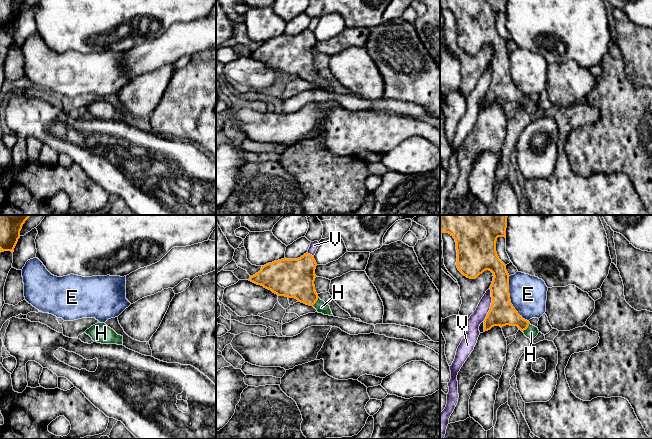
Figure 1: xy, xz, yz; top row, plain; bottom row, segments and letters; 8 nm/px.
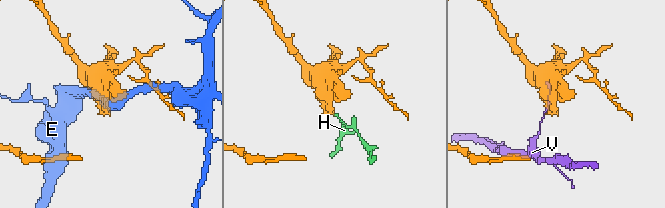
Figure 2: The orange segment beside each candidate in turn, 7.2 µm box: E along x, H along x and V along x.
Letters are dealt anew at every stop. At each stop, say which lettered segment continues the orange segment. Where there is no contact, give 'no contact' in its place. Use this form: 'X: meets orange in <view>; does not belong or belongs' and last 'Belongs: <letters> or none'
E: meets orange in yz; does not belong
H: meets orange in yz; belongs
V: meets orange in yz; does not belong
Belongs: H

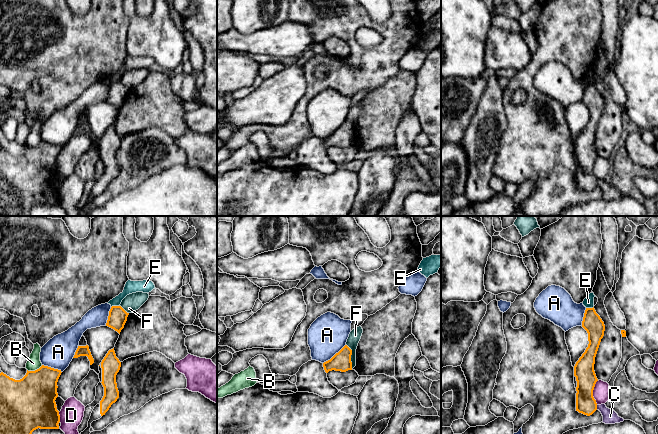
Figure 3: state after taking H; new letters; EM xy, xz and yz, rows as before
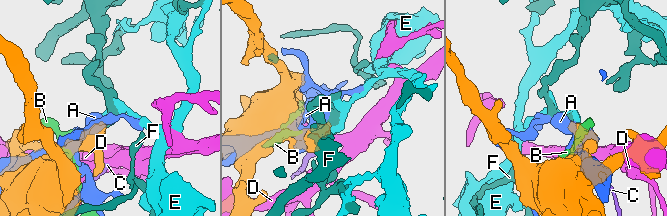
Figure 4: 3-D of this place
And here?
A: meets orange in xz; does not belong
B: meets orange in xy; does not belong
C: meets orange in yz; does not belong
D: meets orange in yz; does not belong
E: meets orange in xy; does not belong
F: meets orange in xz; does not belong
Belongs: none

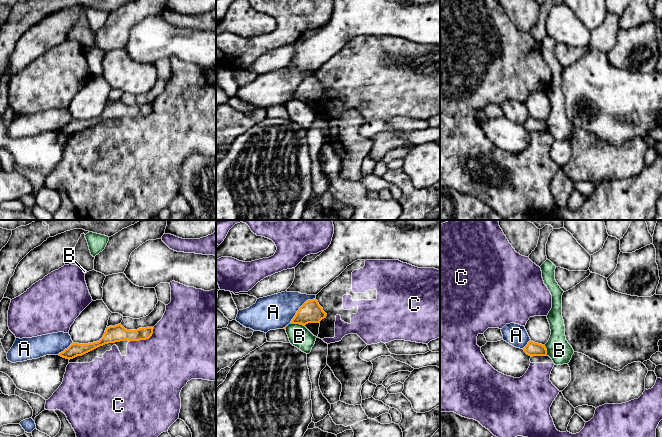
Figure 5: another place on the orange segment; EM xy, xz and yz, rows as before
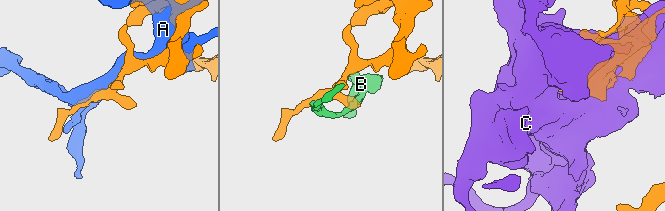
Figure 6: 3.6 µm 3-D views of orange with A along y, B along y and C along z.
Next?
A: meets orange in xz; does not belong
B: meets orange in xz; does not belong
C: meets orange in xy; does not belong
Belongs: none

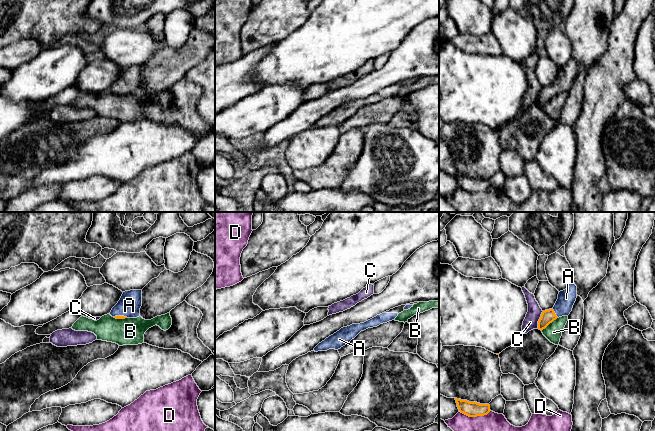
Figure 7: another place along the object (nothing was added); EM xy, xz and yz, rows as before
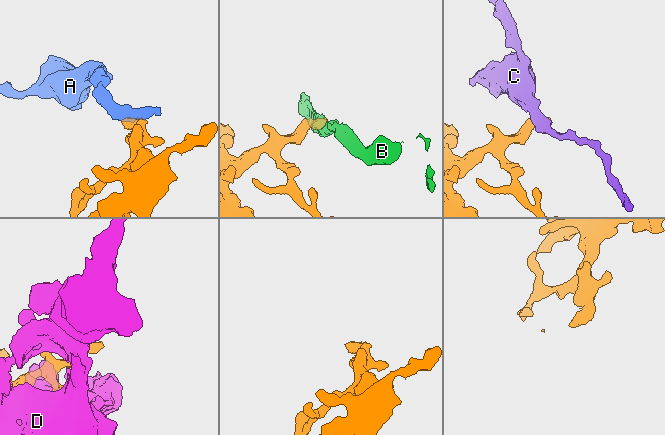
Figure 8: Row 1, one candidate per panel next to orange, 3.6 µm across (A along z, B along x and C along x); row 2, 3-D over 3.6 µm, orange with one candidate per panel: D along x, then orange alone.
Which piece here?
A: meets orange in yz; belongs
B: meets orange in yz; does not belong
C: meets orange in yz; does not belong
D: meets orange in yz; does not belong
Belongs: A

